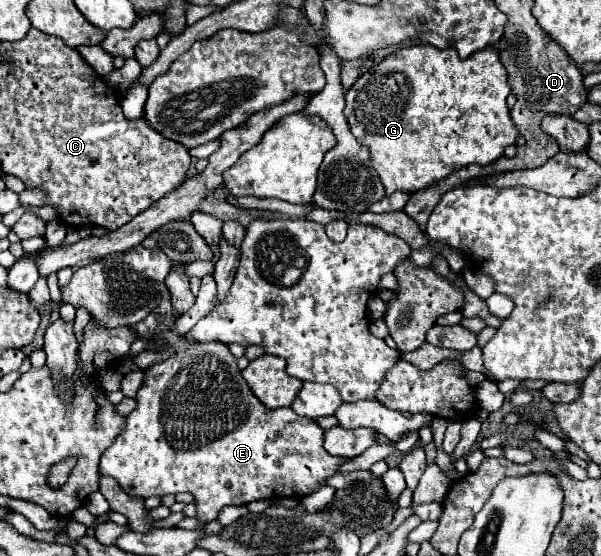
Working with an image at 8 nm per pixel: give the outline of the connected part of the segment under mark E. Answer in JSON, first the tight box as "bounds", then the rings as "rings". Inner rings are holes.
{"bounds":[99,292,349,522],"rings":[[[163,292],[163,300],[161,304],[145,318],[141,320],[139,324],[135,324],[133,328],[139,332],[139,338],[155,338],[157,340],[157,346],[153,346],[153,350],[161,350],[161,348],[175,348],[175,356],[171,356],[169,360],[161,362],[161,364],[153,364],[147,372],[145,372],[145,384],[139,388],[137,392],[137,408],[127,416],[127,424],[125,424],[125,430],[117,436],[115,444],[111,448],[107,448],[101,456],[101,464],[99,464],[99,472],[103,476],[111,476],[119,482],[119,486],[131,494],[131,496],[139,496],[139,498],[149,498],[149,496],[163,496],[163,494],[177,494],[177,492],[191,492],[195,496],[195,504],[197,504],[197,518],[205,520],[205,522],[211,522],[217,518],[219,510],[223,506],[229,506],[229,504],[249,504],[249,502],[255,502],[255,500],[271,500],[271,498],[277,498],[277,496],[293,496],[293,498],[303,498],[311,492],[317,492],[319,486],[325,486],[327,478],[331,478],[333,474],[337,474],[341,470],[341,466],[349,460],[349,458],[337,458],[337,456],[331,456],[323,450],[323,430],[319,428],[319,424],[315,420],[309,420],[309,418],[303,418],[303,416],[297,416],[291,408],[277,408],[277,410],[269,410],[265,404],[261,404],[251,388],[247,386],[247,382],[243,380],[241,376],[241,370],[237,368],[237,358],[233,358],[233,354],[227,350],[225,344],[221,342],[209,342],[209,344],[187,344],[183,336],[177,336],[171,332],[171,326],[175,322],[175,316],[177,312],[173,310],[171,306],[171,298],[169,298],[169,292]],[[157,314],[163,316],[163,320],[159,322],[157,320]]]}

